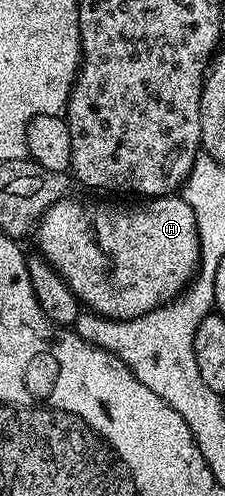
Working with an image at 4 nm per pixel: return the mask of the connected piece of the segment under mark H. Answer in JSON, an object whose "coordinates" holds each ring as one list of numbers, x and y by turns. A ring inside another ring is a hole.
{"coordinates":[[181,195,134,202,138,204,89,204,86,200,70,199,57,200,38,221,37,251,62,275,89,311,109,320,131,320,181,296,200,267,196,214]]}

